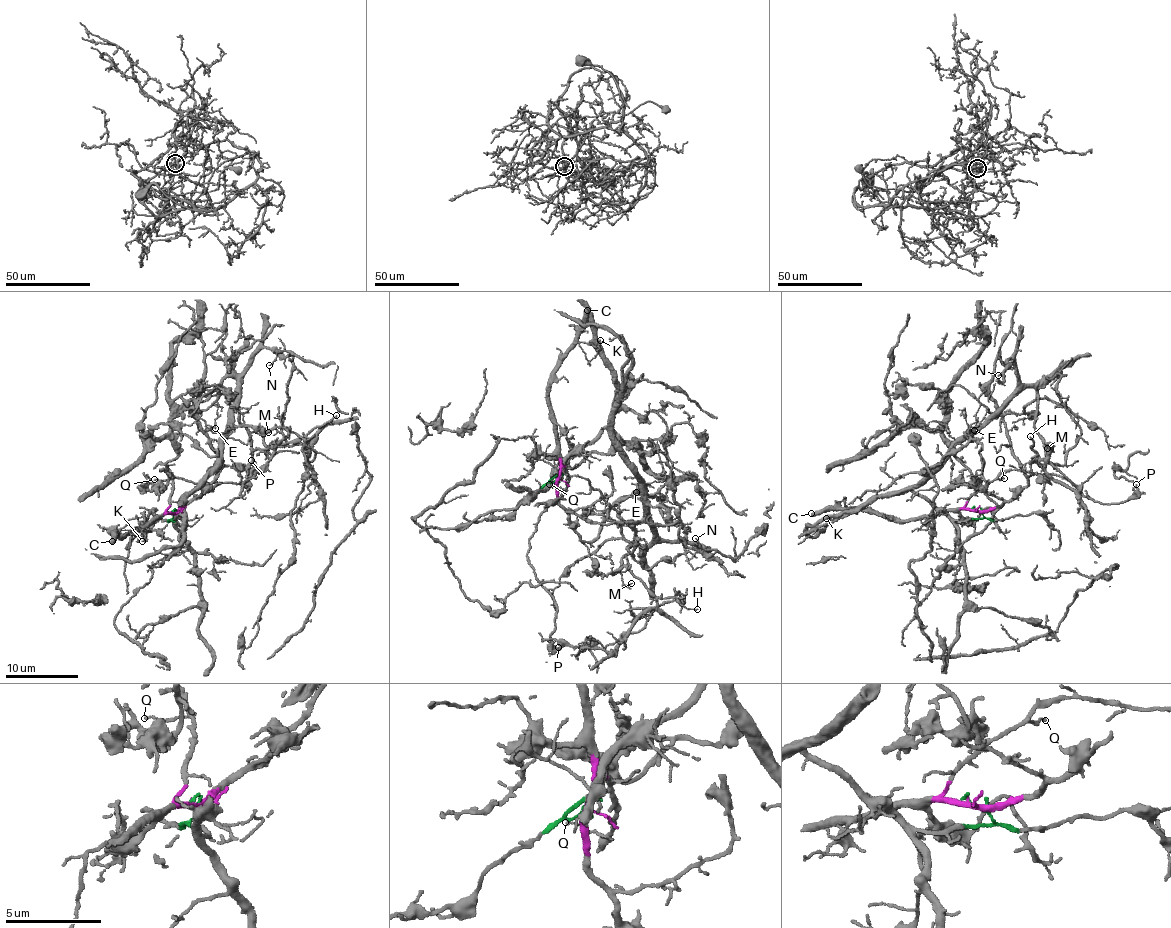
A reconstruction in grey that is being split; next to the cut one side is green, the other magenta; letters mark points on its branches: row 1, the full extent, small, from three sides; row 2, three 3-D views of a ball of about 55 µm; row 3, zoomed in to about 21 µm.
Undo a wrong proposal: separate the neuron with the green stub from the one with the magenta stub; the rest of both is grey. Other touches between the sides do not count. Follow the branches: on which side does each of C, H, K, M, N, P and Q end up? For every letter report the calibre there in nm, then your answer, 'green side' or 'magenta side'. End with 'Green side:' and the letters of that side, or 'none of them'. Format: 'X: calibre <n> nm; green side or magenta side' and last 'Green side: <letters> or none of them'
C: calibre 440 nm; magenta side
H: calibre 140 nm; green side
K: calibre 100 nm; magenta side
M: calibre 130 nm; green side
N: calibre 100 nm; green side
P: calibre 150 nm; magenta side
Q: calibre 80 nm; magenta side
Green side: H, M, N

